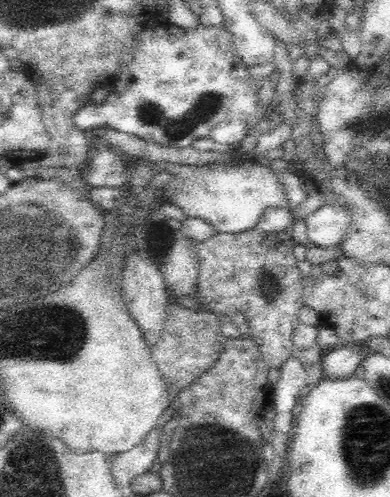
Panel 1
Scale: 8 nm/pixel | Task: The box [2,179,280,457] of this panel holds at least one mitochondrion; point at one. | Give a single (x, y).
(51, 327)

